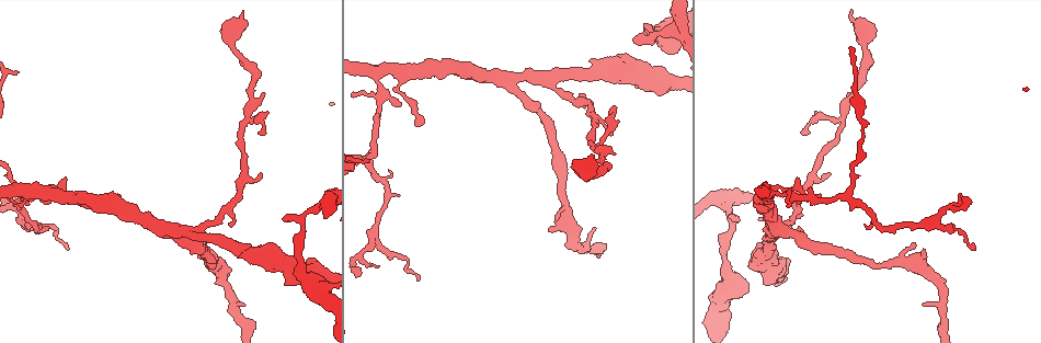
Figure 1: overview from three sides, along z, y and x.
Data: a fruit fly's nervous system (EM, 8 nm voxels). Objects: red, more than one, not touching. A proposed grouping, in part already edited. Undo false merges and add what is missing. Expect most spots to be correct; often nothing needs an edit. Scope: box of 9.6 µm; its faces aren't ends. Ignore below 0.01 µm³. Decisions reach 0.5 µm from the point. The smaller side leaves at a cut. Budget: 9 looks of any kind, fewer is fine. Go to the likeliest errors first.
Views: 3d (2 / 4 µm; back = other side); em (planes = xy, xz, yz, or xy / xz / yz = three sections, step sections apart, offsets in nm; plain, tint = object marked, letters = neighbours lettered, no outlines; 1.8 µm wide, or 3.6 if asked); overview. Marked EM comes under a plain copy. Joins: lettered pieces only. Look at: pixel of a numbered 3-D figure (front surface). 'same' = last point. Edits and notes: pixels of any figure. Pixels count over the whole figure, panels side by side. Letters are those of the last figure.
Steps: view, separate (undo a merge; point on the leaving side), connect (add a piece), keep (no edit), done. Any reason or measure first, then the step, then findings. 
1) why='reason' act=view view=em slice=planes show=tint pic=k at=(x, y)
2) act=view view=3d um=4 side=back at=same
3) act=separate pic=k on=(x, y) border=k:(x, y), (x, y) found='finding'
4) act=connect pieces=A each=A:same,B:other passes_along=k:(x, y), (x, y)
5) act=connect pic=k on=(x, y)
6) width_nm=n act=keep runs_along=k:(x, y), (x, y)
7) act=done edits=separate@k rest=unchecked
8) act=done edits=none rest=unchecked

why='abrupt turn' act=view view=em slice=yz step=8 show=letters pic=1 at=(888, 229)

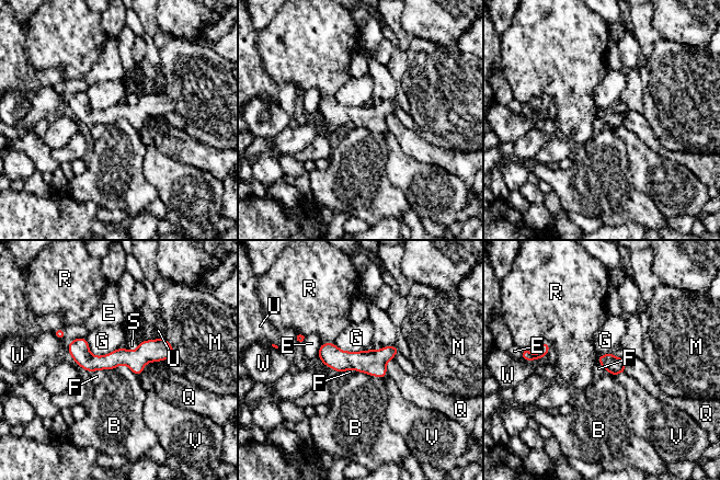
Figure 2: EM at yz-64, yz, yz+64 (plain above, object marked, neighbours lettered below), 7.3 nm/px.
act=view view=em slice=planes show=letters at=same

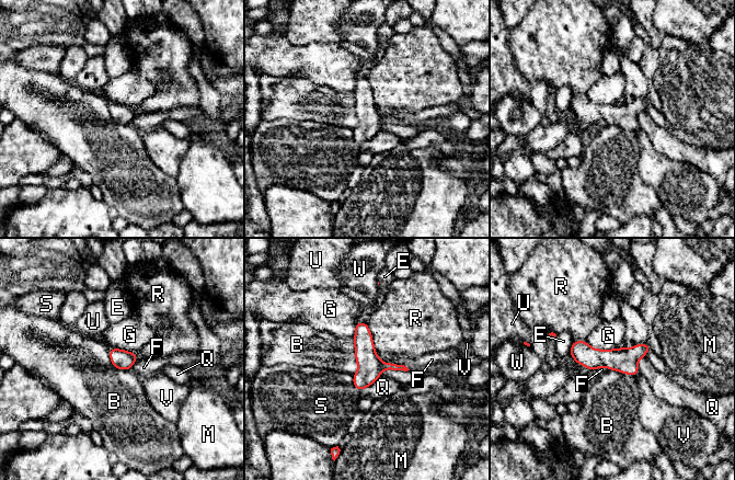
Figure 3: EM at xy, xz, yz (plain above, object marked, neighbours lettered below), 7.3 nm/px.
act=keep each=B:other,E:other,F:other,G:other,M:other,Q:other,R:other,S:other,U:other,V:other,W:other runs_along=3:(573, 347), (589, 357), (646, 347) found='continuous, no second neuron'

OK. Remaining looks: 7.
why='branch stops here' act=view view=3d um=2 pic=1 at=(632, 39)

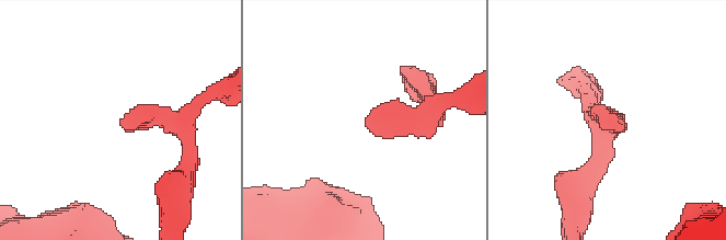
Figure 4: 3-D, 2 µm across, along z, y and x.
why='need the tissue' act=view view=em slice=yz step=16 show=tint pic=4 at=(120, 123)

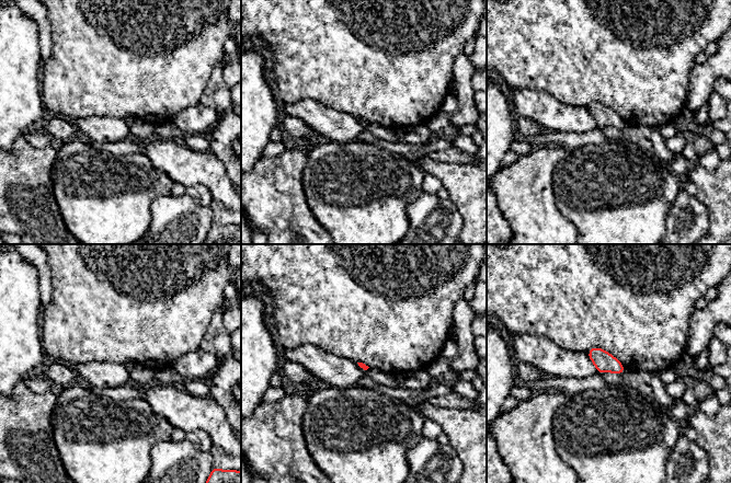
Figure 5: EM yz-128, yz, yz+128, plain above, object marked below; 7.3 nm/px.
why='another direction' act=view view=em slice=planes show=letters at=same

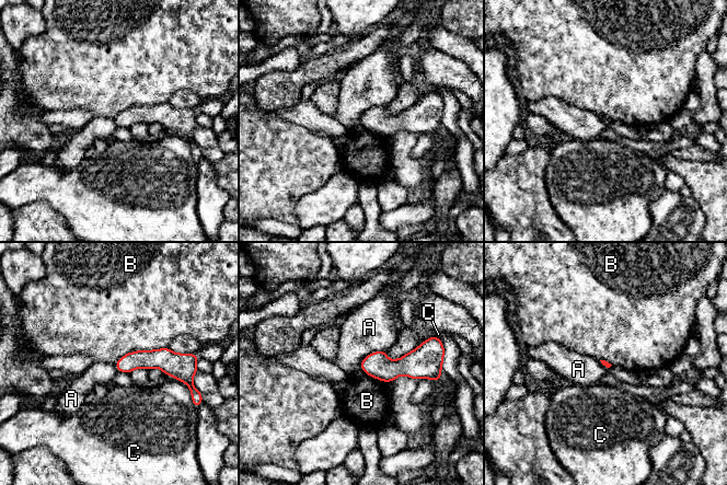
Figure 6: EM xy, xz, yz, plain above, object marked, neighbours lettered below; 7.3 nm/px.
act=keep each=A:other,B:other,C:other runs_along=6:(182, 359), (135, 359), (118, 365) found='none of them fits'

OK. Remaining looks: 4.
why='three arms meet' act=view view=em slice=xy step=16 show=tint pic=1 at=(510, 78)

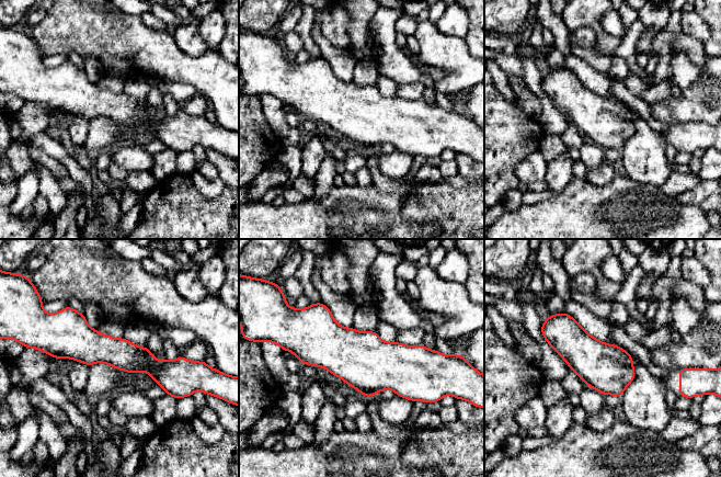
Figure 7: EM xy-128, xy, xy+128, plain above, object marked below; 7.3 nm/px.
act=view view=em slice=planes show=letters at=same

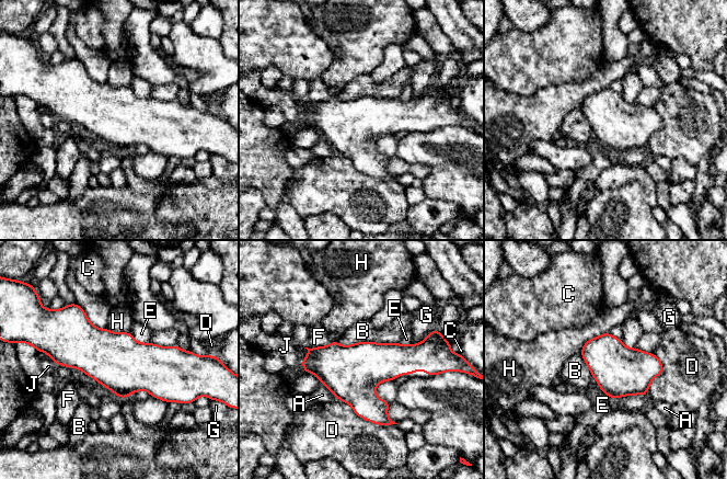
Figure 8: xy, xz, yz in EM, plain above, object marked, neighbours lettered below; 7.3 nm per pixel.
longest_contact=D:500nm act=keep each=A:other,B:other,C:other,D:other,E:other,F:other,G:other,H:other,J:other border=8:(337, 340), (344, 345), (399, 342) found='continuous, no second neuron'

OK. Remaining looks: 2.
why='thin neck' act=view view=em slice=planes show=letters pic=1 at=(842, 123)

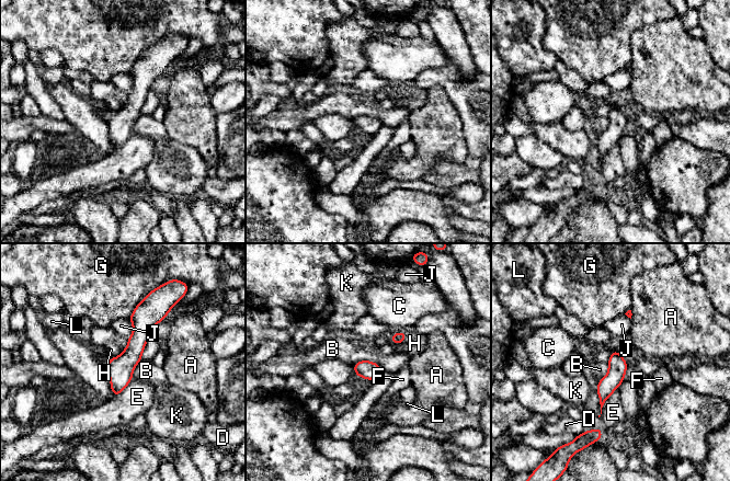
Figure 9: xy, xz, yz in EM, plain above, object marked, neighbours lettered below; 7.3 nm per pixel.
act=keep each=A:other,B:other,C:other,D:other,E:other,F:other,G:other,H:other,J:other,K:other,L:other border=9:(353, 364), (372, 361), (383, 369) found='one neuron here'

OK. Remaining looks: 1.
act=done edits=none rest=unchecked

